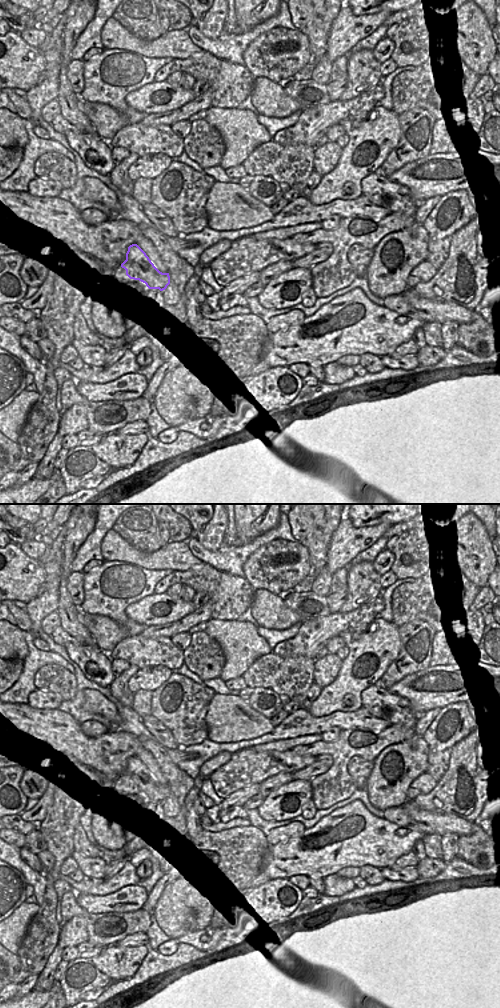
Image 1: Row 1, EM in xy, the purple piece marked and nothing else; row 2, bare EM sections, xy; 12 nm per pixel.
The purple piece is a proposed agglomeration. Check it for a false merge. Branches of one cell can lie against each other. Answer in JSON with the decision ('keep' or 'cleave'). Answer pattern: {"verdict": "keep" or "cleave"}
{"verdict": "cleave"}

